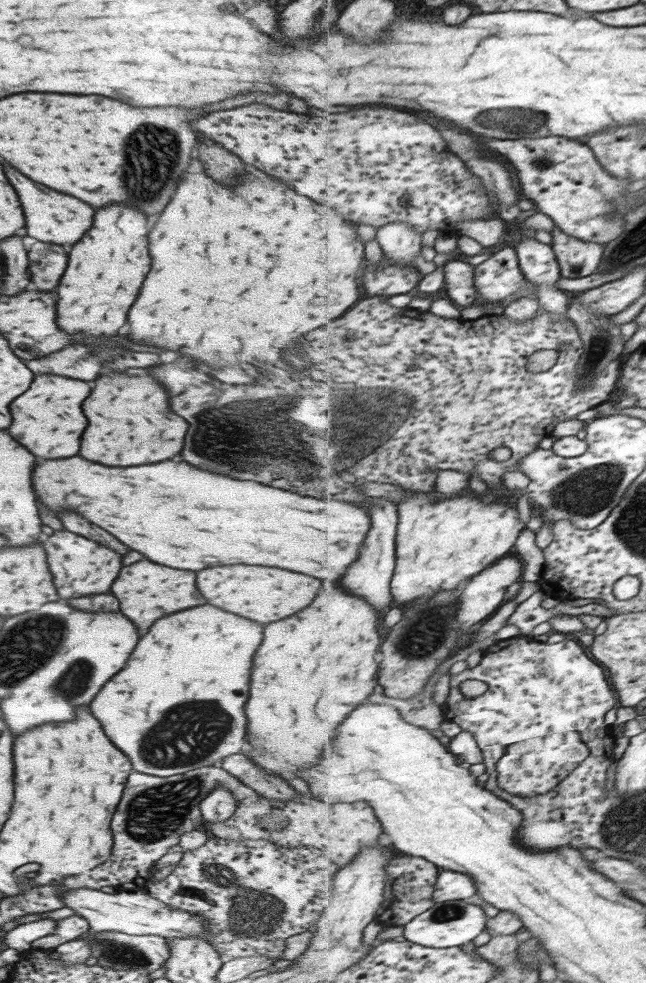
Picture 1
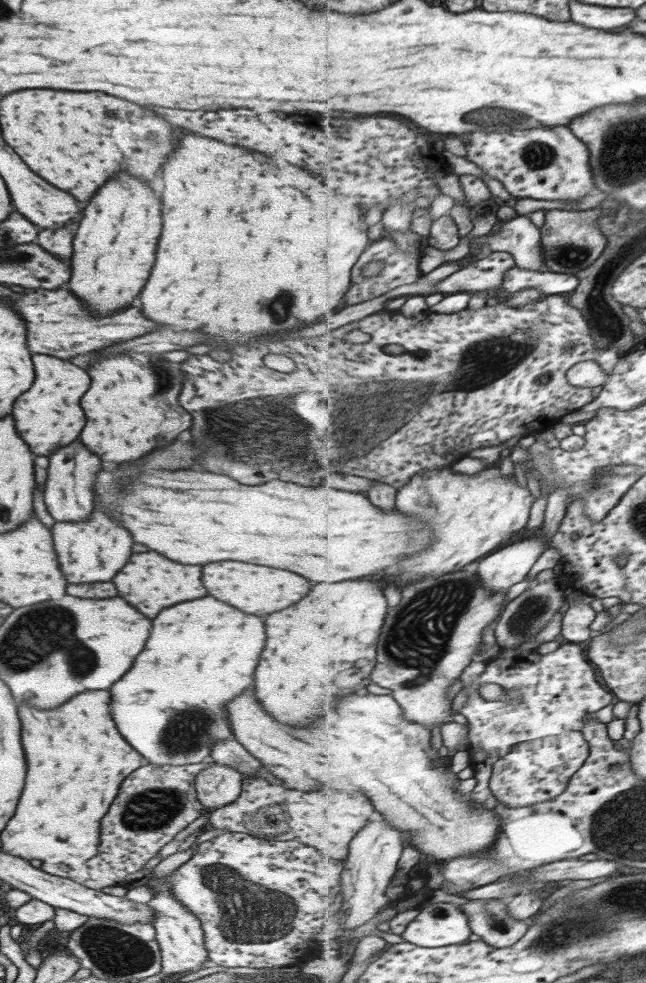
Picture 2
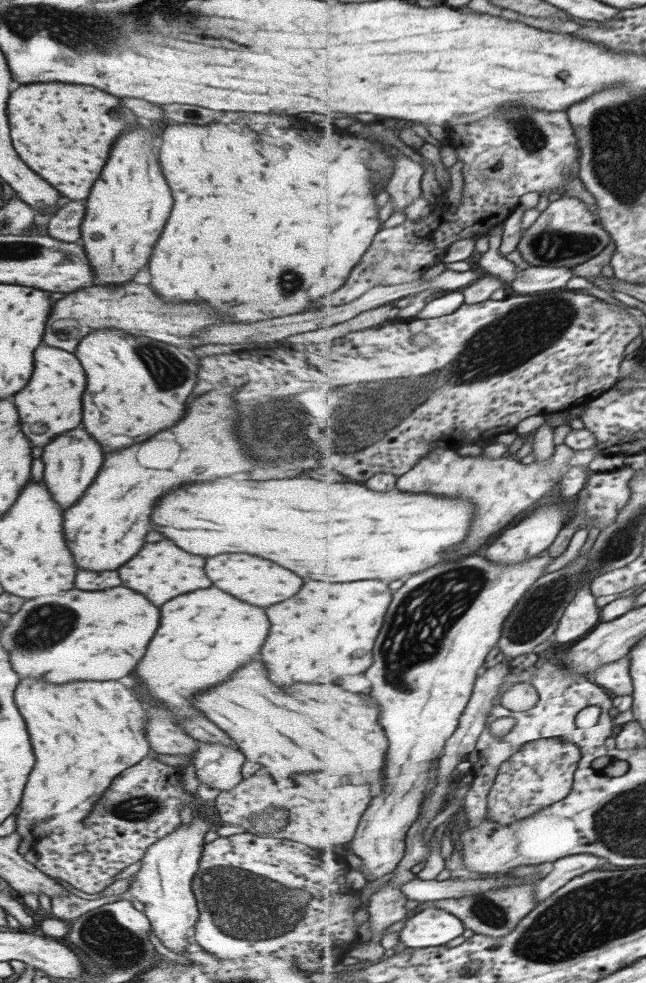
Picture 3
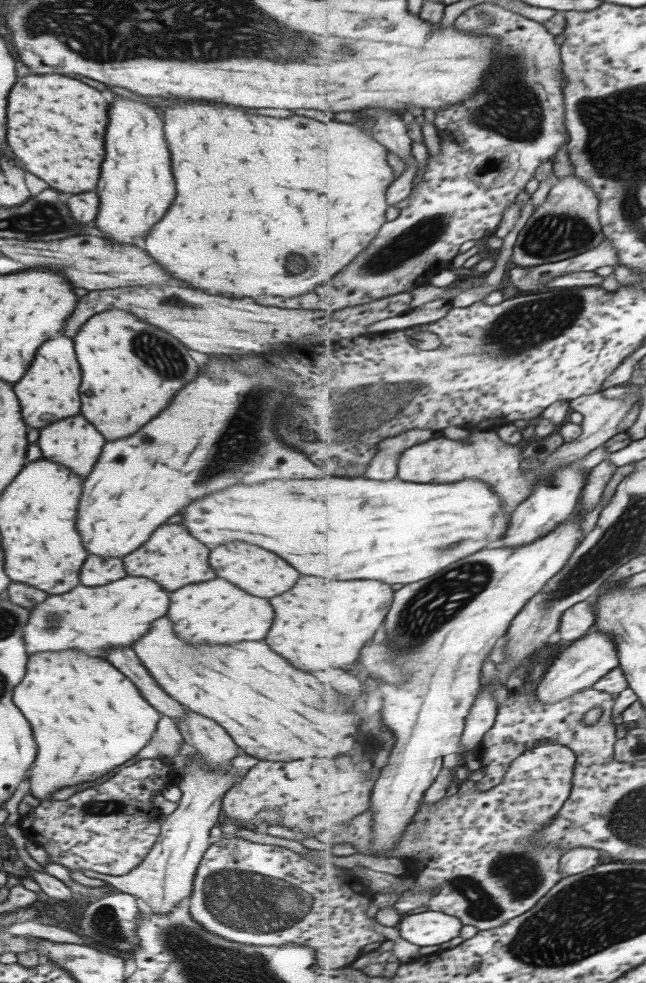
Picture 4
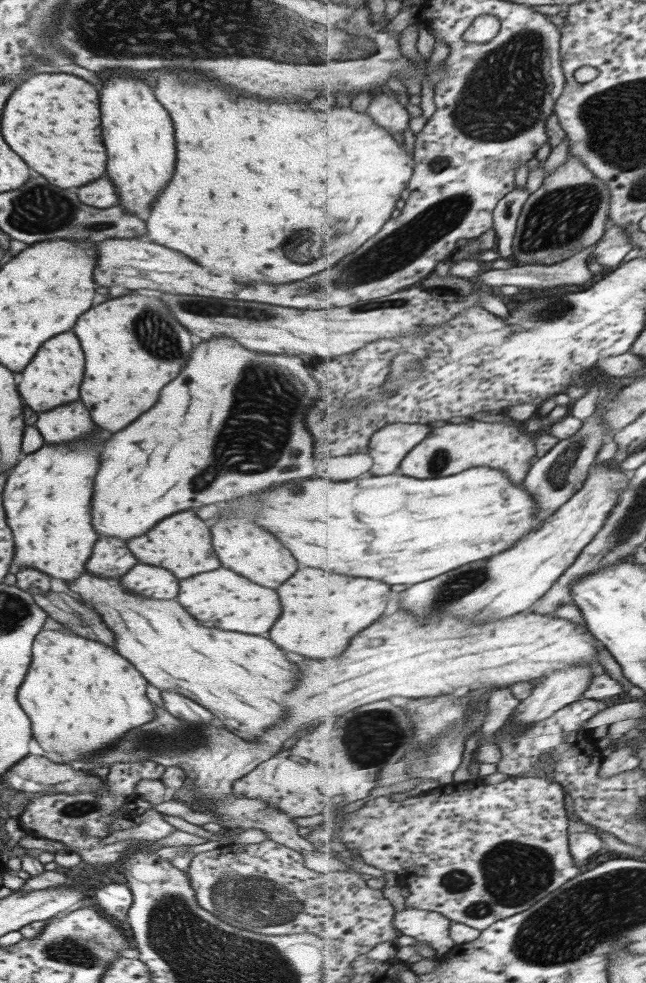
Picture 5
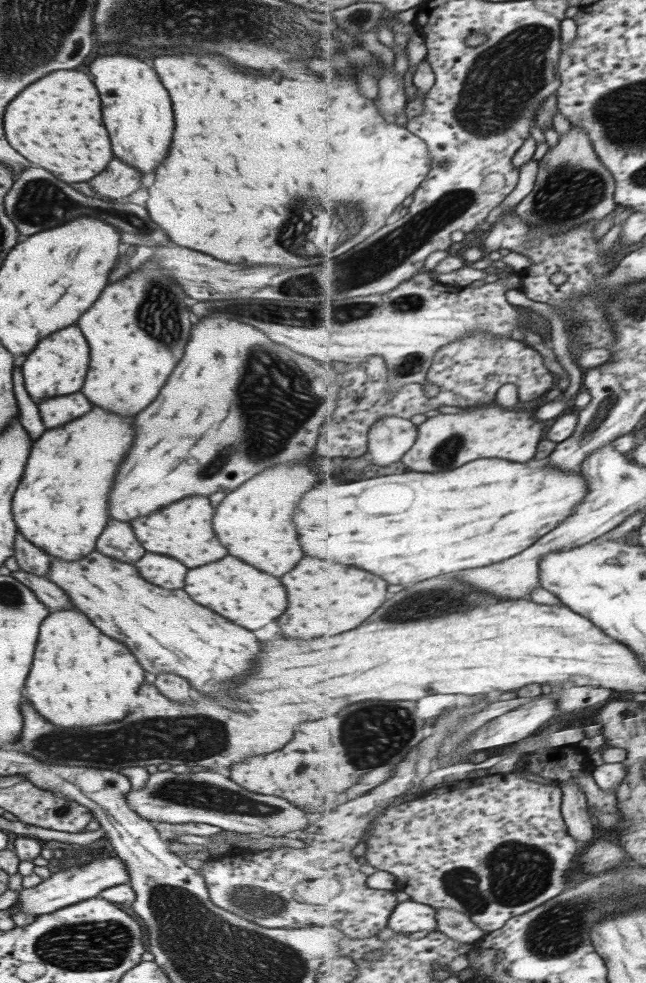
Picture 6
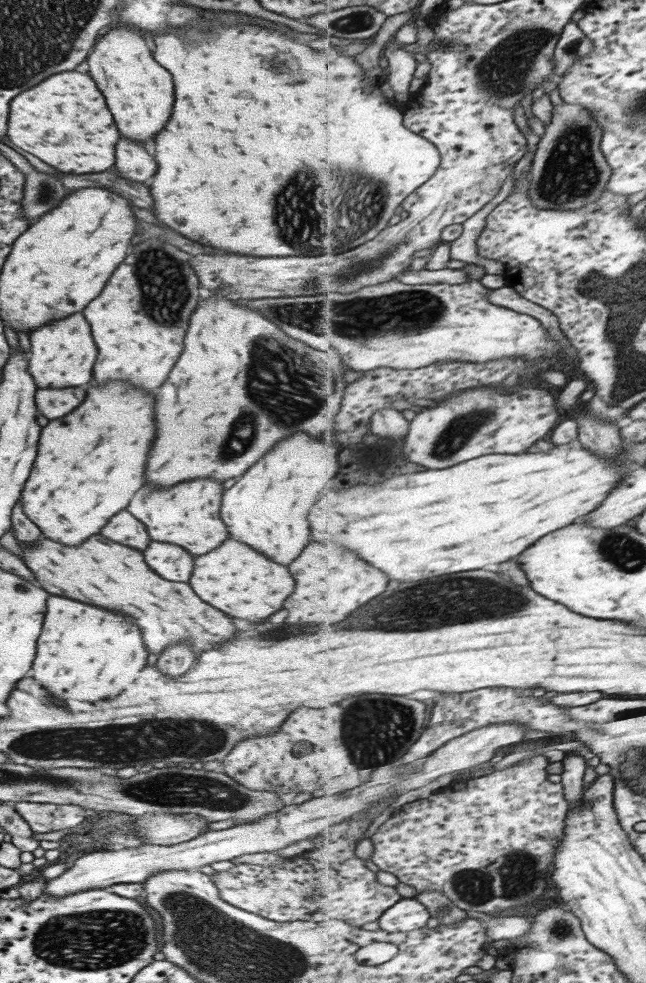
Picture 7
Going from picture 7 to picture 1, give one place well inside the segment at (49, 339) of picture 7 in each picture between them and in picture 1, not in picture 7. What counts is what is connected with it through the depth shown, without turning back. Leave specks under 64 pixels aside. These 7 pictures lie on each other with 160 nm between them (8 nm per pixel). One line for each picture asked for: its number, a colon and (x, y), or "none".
1: (47, 420)
2: (47, 416)
3: (50, 403)
4: (49, 386)
5: (52, 378)
6: (57, 365)

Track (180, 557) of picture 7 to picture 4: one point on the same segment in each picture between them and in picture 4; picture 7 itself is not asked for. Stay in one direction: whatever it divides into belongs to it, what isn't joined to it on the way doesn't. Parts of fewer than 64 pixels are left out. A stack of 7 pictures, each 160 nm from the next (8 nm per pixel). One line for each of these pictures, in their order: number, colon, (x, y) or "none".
4: (91, 619)
5: (150, 581)
6: (165, 572)

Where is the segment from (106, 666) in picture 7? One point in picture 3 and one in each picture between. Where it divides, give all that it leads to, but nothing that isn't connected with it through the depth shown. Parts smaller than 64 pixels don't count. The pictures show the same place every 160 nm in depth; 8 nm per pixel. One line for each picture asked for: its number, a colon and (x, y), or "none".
3: (83, 734)
4: (86, 717)
5: (68, 673)
6: (77, 675)

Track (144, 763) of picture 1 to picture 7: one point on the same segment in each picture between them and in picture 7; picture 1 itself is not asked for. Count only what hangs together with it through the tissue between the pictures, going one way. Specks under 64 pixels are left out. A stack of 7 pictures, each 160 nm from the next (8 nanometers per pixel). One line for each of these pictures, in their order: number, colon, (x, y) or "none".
2: (169, 706)
3: (203, 636)
4: (214, 612)
5: (231, 602)
6: (246, 596)
7: (236, 580)

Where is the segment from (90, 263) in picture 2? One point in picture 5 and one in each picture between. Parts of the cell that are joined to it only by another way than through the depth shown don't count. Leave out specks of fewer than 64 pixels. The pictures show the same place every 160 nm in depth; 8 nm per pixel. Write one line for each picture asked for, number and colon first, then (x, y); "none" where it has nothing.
3: (129, 202)
4: (135, 186)
5: (137, 135)

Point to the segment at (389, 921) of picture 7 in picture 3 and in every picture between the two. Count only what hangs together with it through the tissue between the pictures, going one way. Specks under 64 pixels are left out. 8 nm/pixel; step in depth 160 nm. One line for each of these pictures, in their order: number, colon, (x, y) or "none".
3: (433, 927)
4: (430, 928)
5: (423, 925)
6: (411, 916)

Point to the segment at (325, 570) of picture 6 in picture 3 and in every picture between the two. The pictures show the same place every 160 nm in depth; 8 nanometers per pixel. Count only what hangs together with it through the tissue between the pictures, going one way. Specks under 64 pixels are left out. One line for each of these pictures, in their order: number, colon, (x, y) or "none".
3: (326, 631)
4: (319, 624)
5: (321, 611)

